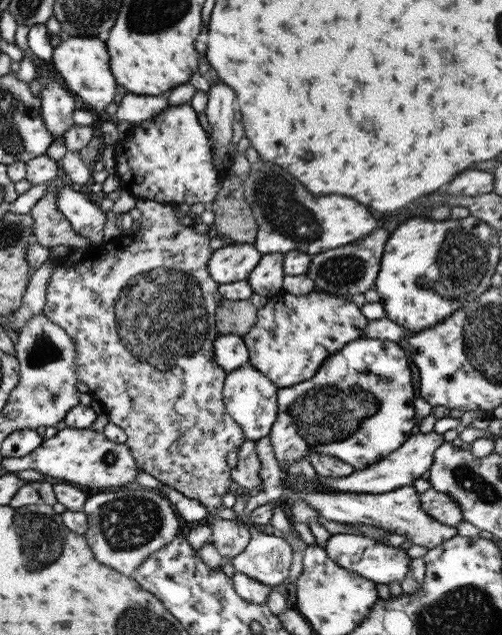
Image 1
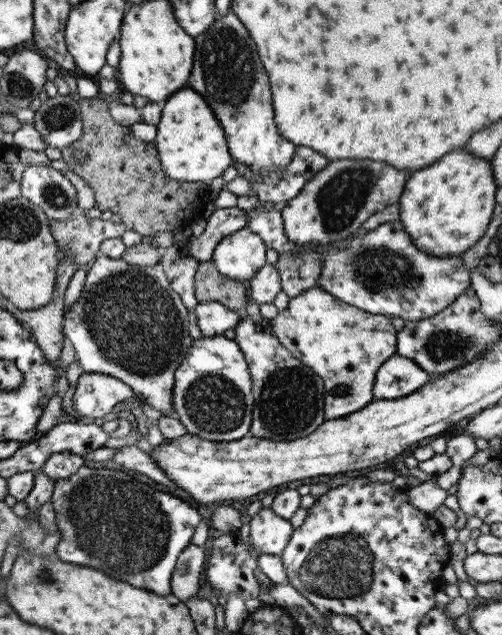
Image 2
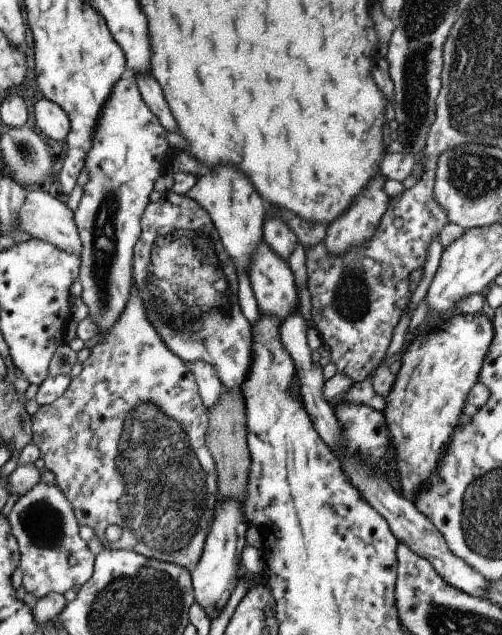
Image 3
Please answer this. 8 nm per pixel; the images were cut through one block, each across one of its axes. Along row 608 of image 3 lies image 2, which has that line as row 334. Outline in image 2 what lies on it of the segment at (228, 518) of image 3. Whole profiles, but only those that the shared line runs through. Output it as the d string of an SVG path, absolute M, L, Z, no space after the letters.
M218 302L199 303L195 309L196 319L198 320L198 328L202 337L222 336L226 330L234 329L239 321L239 312L228 310L226 306Z

